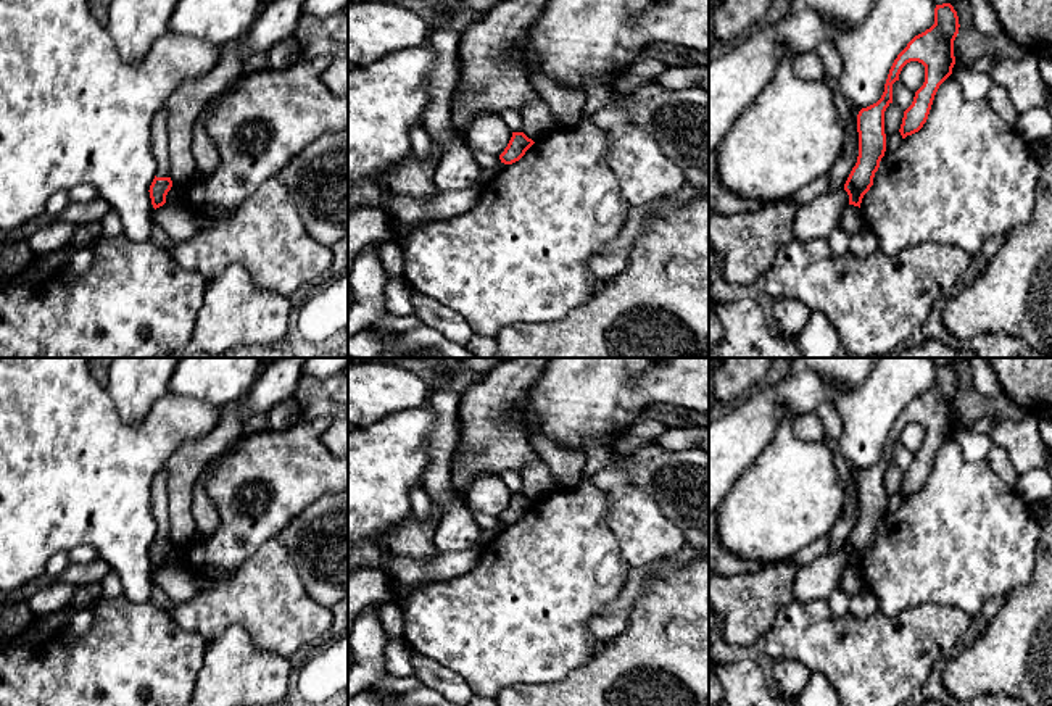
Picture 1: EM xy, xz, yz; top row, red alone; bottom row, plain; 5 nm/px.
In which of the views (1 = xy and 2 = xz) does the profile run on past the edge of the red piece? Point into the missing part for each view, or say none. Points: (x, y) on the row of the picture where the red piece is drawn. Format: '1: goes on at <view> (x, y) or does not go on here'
1: does not go on here
2: does not go on here

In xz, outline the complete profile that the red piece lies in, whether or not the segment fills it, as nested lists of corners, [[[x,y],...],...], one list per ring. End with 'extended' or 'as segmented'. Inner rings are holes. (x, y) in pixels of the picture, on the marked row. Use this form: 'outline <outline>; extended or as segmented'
outline [[[512,132],[507,147],[499,155],[501,163],[512,164],[519,161],[533,143],[535,142],[528,139],[524,132]]]; as segmented

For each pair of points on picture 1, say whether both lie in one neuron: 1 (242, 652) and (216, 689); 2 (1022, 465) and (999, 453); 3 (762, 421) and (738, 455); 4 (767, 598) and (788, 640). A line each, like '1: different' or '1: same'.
1: same
2: different
3: same
4: different

